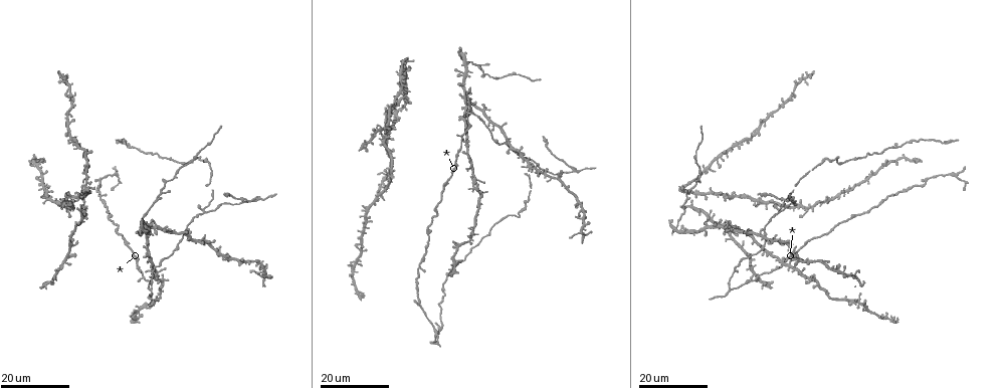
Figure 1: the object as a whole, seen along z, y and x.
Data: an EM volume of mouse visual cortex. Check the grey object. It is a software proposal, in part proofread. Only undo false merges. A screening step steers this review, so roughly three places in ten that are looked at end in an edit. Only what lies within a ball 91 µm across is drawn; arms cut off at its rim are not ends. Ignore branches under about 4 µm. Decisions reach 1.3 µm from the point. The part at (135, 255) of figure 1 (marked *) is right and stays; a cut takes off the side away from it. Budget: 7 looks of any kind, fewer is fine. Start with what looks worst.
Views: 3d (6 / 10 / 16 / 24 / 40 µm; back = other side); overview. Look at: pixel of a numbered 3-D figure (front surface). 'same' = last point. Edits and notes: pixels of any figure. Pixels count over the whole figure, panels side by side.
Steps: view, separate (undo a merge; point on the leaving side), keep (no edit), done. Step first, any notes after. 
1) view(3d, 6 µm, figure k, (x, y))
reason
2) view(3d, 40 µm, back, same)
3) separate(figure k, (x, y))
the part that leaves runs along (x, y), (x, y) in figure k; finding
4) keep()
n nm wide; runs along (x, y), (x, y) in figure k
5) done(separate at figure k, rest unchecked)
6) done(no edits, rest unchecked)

view(3d, 16 µm, figure 1, (206, 210))
four arms meet

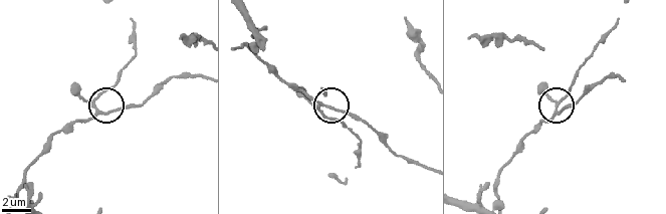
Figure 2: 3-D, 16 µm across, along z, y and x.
view(3d, 6 µm, figure 2, (555, 112))
closer look

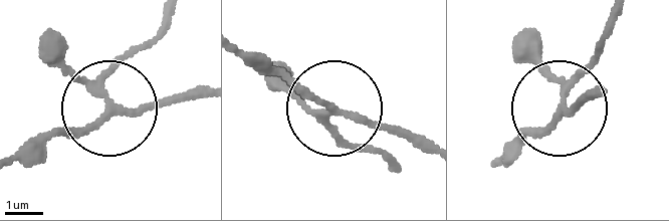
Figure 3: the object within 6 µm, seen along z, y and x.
keep()
4 arms; runs along (243, 50), (339, 107), (425, 137) in figure 3; continuous, no second cell

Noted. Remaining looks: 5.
view(3d, 24 µm, figure 1, (765, 231))

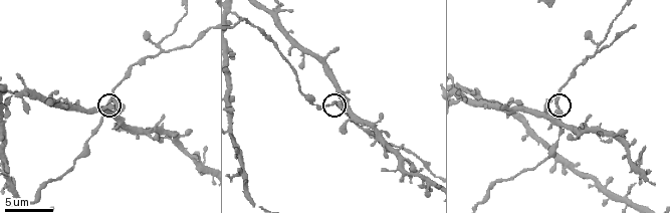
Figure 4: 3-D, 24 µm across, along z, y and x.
view(3d, 6 µm, figure 4, (557, 98))
closer look

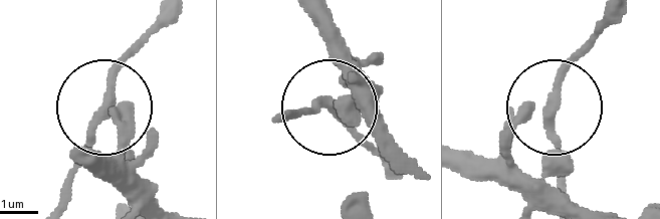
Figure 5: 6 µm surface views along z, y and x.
keep()
3 arms; continuous, no second cell

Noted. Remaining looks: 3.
view(3d, 16 µm, figure 1, (837, 157))

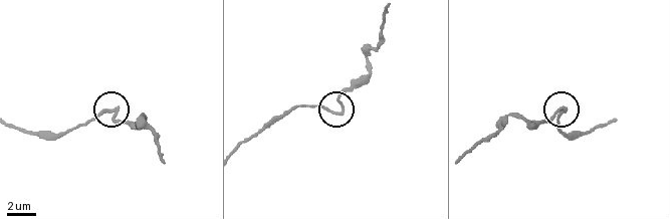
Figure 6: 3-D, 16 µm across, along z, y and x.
view(3d, 10 µm, figure 6, (341, 110))

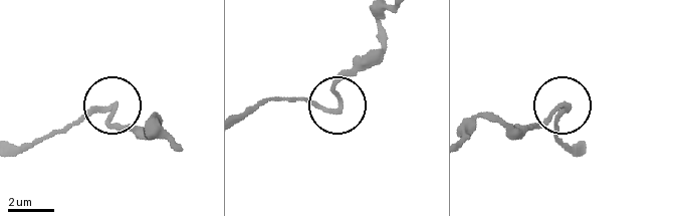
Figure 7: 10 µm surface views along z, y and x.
keep()
runs along (173, 143), (155, 114), (121, 129), (113, 105), (53, 135) in figure 7; one cell here

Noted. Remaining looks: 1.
done(no edits, rest unchecked)

